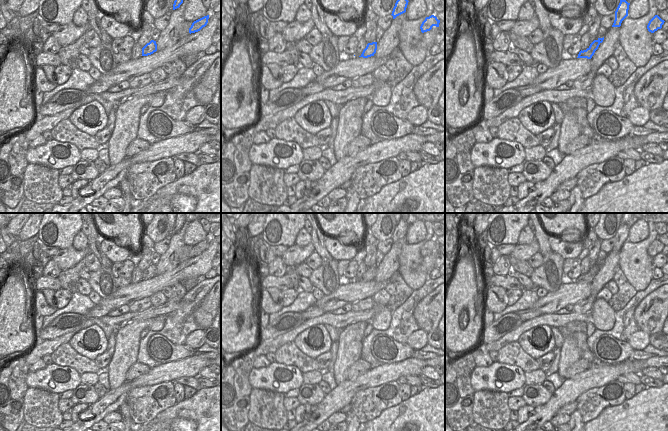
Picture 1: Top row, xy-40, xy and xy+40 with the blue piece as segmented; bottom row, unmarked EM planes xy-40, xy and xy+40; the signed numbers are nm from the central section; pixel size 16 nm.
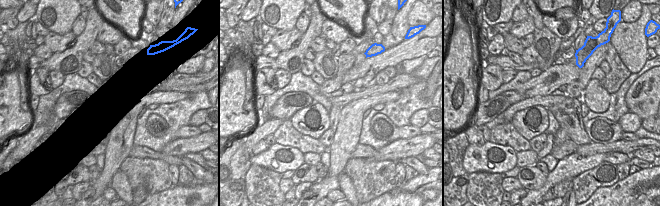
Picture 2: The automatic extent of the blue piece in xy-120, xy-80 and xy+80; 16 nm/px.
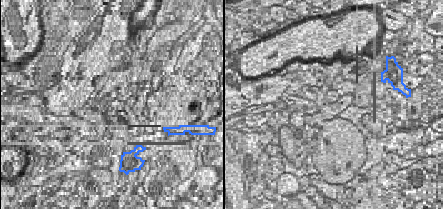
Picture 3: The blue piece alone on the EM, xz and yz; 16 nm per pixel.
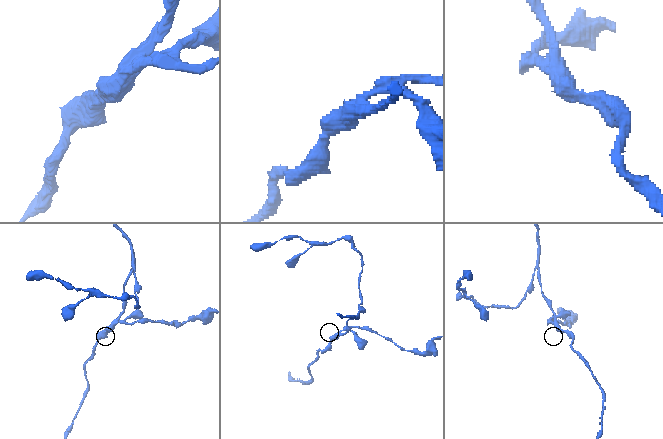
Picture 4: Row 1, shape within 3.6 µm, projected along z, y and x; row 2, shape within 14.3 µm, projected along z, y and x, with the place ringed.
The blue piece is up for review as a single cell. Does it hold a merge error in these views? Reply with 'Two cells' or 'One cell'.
Two cells

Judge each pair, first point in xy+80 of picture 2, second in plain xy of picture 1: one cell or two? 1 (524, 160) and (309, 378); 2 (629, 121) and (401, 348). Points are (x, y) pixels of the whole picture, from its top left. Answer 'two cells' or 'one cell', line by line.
1: one cell
2: two cells

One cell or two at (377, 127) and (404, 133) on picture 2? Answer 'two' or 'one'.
one

